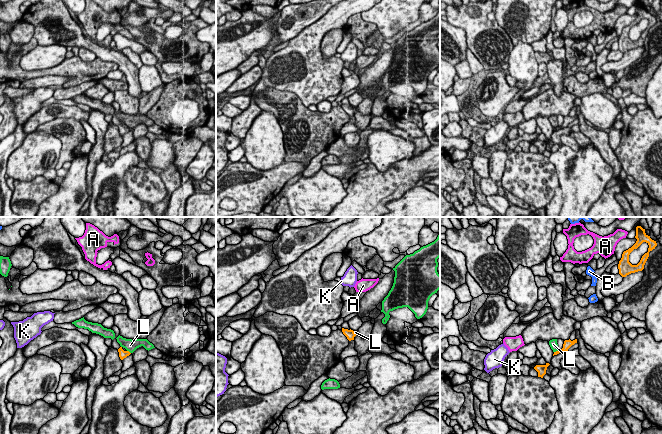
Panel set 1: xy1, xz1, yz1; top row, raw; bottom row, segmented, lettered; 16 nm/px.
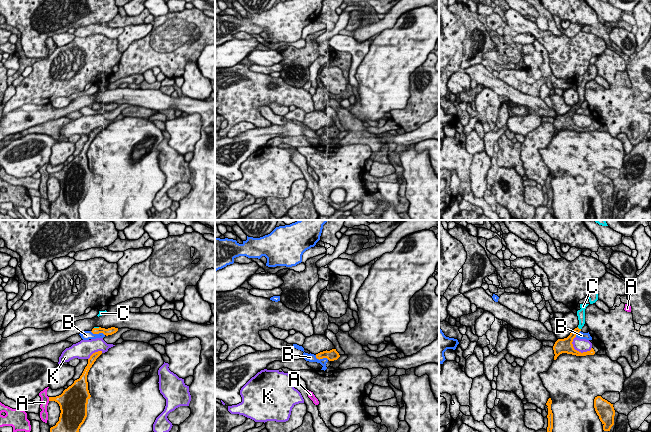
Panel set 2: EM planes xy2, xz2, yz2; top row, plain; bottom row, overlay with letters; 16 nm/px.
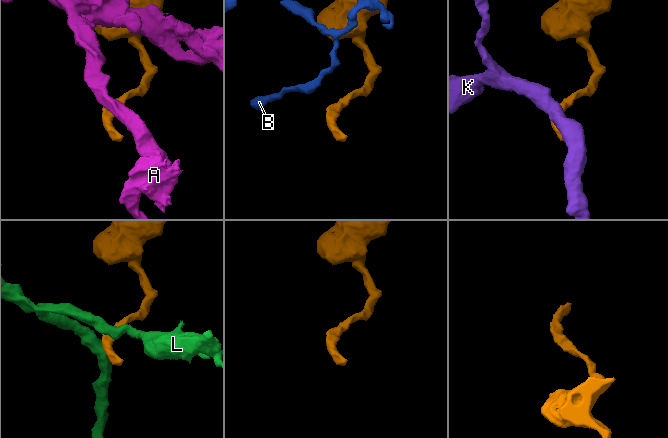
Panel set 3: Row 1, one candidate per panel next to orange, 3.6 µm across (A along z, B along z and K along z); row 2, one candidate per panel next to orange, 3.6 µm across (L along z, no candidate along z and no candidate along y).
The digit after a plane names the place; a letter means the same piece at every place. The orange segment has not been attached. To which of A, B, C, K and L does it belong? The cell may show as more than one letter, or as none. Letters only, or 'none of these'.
C

